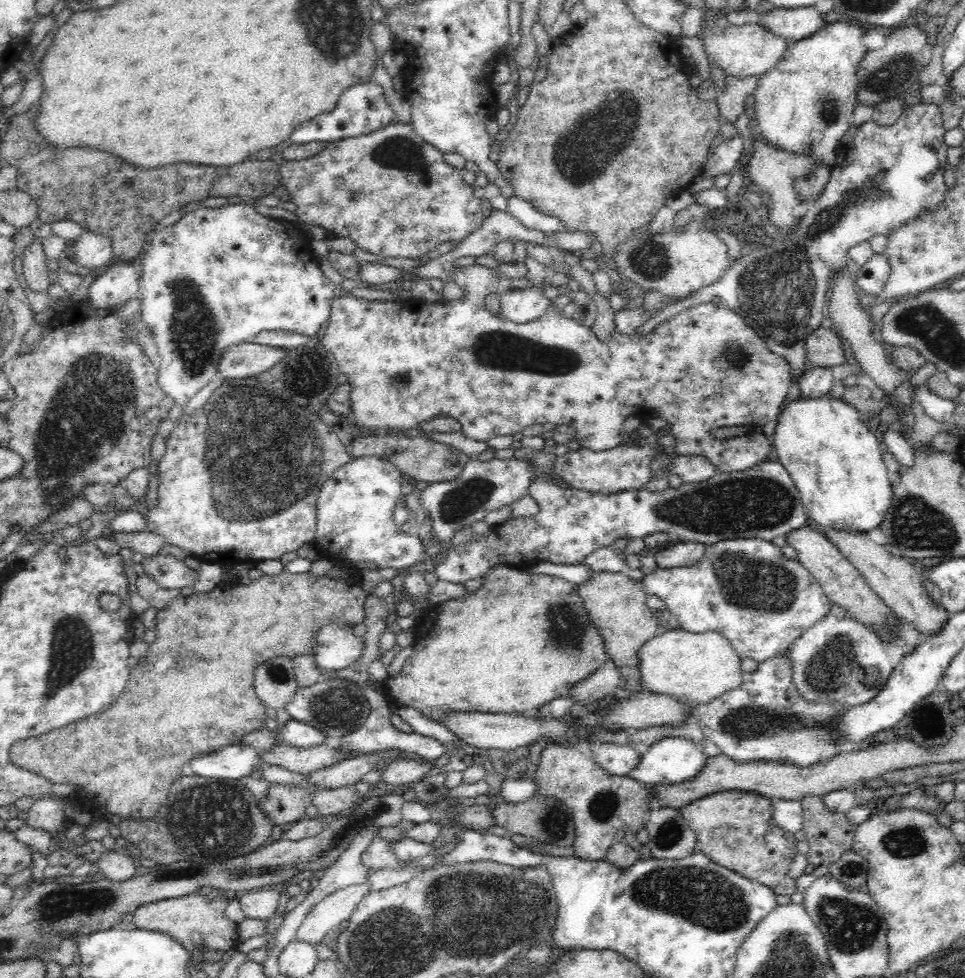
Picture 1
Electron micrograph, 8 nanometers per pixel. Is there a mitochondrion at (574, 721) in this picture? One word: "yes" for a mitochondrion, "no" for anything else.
no

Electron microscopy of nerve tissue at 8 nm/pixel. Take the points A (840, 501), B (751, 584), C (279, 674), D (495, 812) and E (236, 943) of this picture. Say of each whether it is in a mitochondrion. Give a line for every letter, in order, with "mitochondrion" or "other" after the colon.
A: other
B: mitochondrion
C: mitochondrion
D: other
E: other

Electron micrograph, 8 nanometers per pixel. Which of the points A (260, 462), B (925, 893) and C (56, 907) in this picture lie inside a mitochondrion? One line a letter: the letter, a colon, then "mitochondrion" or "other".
A: mitochondrion
B: other
C: mitochondrion

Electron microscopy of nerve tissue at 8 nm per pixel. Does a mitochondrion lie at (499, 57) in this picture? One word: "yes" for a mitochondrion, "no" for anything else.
no

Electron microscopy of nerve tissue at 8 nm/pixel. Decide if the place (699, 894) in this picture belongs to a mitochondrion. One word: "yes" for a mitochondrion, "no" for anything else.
yes

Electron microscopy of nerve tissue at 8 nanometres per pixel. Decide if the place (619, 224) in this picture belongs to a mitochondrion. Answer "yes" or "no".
no

